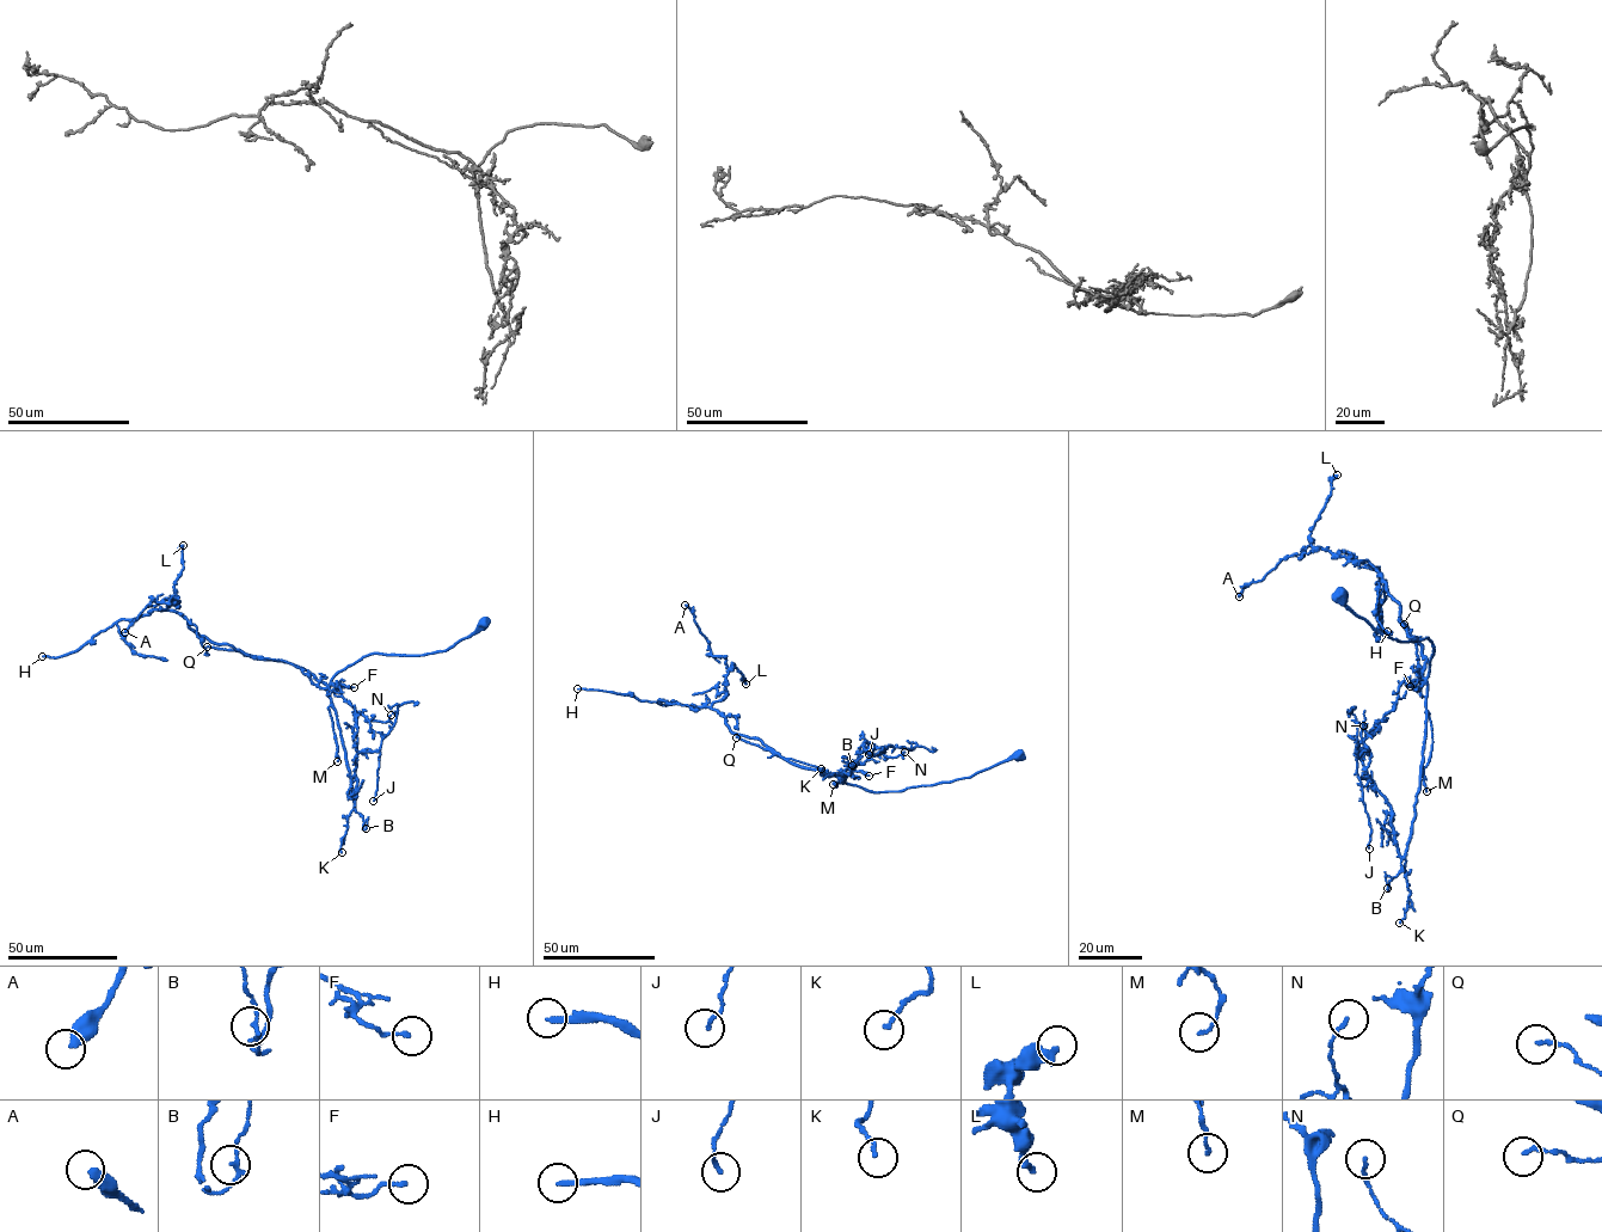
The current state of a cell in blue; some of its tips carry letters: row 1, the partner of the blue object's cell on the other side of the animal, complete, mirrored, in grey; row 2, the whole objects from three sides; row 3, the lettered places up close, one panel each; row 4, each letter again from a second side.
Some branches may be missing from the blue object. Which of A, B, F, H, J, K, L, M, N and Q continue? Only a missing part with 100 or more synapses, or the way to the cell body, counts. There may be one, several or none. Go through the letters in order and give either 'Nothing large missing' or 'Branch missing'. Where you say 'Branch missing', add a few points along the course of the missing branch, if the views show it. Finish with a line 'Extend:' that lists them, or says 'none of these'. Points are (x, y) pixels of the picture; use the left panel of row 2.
A: Nothing large missing
B: Nothing large missing
F: Nothing large missing
H: Branch missing
J: Nothing large missing
K: Nothing large missing
L: Nothing large missing
M: Nothing large missing
N: Nothing large missing
Q: Nothing large missing
Extend: H

